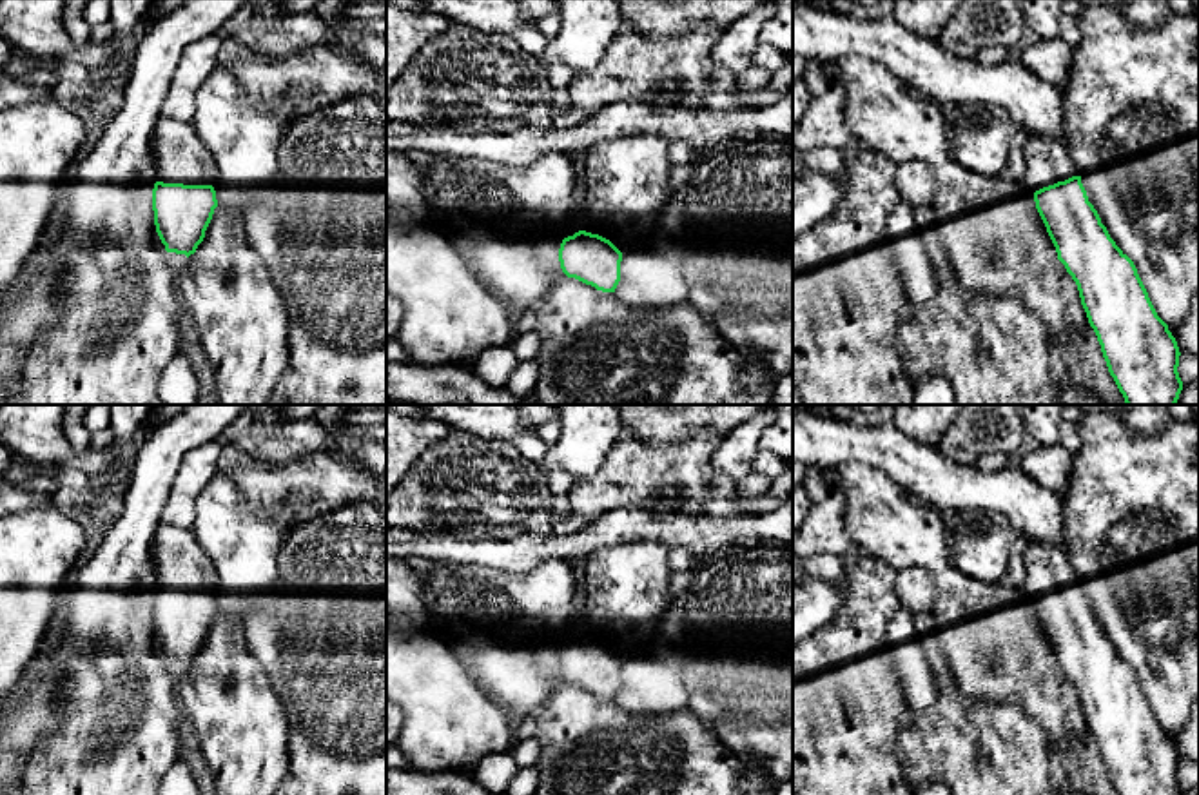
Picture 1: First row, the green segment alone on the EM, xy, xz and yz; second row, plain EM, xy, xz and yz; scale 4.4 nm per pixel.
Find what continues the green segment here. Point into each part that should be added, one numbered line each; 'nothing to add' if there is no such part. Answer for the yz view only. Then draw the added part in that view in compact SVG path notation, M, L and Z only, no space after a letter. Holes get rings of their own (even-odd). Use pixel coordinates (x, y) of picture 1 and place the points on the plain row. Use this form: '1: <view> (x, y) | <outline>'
1: yz (1047, 569) | M1027 543L1023 561L1025 581L1021 590L1028 599L1077 583L1067 554L1054 546Z

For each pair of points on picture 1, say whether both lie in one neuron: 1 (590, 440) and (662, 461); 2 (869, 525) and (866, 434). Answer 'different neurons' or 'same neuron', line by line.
1: different neurons
2: different neurons

